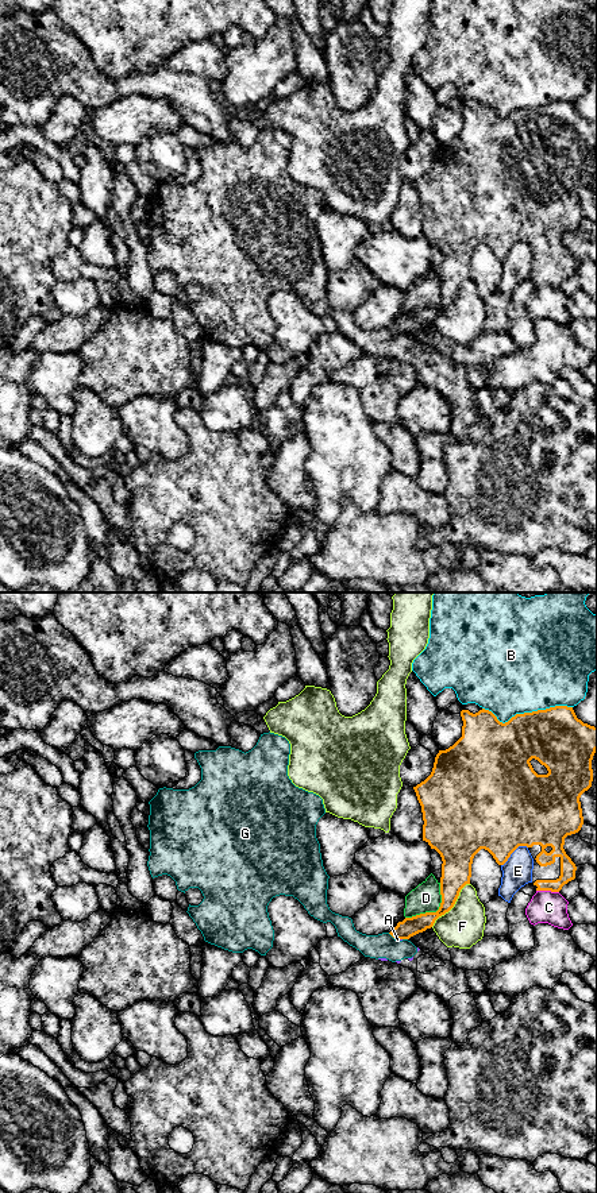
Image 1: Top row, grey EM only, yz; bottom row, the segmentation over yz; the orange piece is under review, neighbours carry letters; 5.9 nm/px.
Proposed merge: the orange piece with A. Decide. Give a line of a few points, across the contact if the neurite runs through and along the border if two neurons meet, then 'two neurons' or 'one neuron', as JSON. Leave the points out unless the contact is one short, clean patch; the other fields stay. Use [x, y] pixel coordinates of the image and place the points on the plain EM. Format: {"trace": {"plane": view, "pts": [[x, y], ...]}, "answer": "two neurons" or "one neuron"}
{"trace": {"plane": "yz", "pts": [[397, 334], [401, 335]]}, "answer": "two neurons"}

